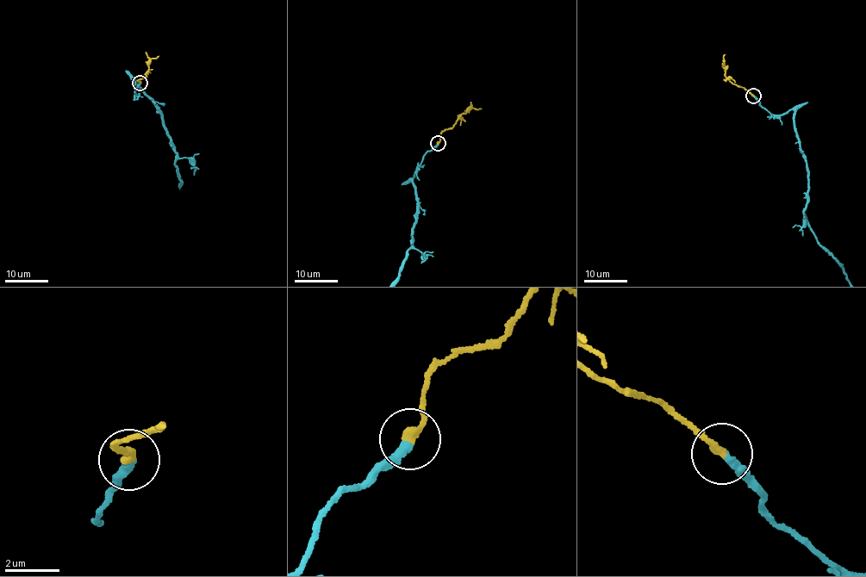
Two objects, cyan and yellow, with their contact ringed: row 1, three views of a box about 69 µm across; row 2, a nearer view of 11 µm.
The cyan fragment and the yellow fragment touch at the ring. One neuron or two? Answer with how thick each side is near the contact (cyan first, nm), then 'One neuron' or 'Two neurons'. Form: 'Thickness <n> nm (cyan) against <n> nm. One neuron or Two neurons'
Thickness 280 nm (cyan) against 320 nm. One neuron

